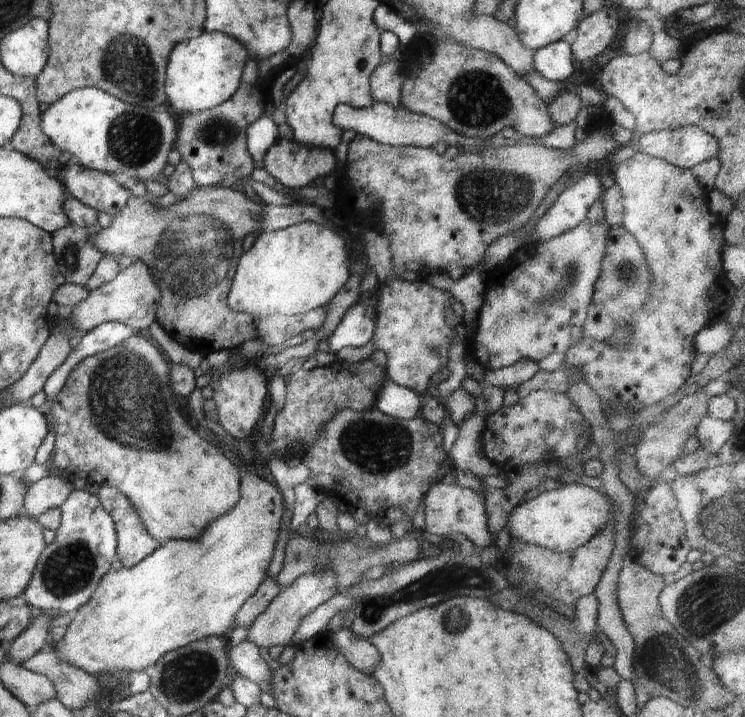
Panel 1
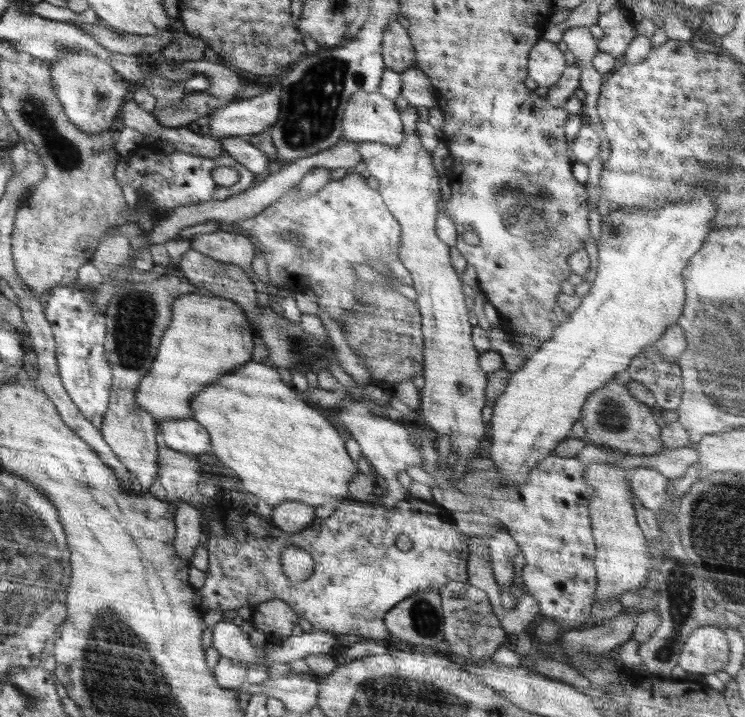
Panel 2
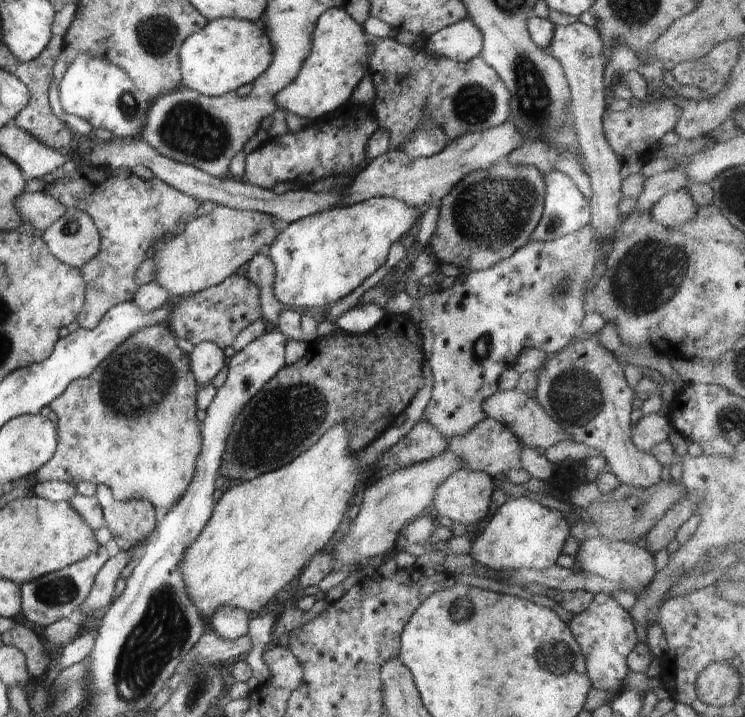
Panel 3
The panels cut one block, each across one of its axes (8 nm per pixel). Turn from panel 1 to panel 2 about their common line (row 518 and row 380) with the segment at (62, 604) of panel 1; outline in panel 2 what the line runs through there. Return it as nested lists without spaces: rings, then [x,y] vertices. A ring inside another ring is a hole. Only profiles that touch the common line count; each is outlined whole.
[[[54,287],[43,310],[50,323],[55,340],[58,374],[63,387],[79,411],[99,431],[109,405],[113,376],[103,347],[107,328],[105,316],[100,313],[91,293],[80,291],[83,287]]]

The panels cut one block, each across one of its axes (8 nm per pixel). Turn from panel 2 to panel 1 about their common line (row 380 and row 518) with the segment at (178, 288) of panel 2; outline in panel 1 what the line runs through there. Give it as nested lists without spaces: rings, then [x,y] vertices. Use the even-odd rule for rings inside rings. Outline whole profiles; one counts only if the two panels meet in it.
[[[102,485],[95,494],[113,518],[117,534],[115,558],[132,568],[161,544],[148,534],[132,501],[112,485]]]

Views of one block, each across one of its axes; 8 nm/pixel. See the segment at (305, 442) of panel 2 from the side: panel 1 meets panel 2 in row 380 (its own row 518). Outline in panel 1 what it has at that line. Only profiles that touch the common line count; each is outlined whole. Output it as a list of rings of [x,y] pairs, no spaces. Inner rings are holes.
[[[247,473],[244,476],[239,484],[238,504],[214,520],[198,540],[167,540],[132,568],[110,569],[100,579],[89,601],[71,615],[64,638],[55,644],[59,657],[97,678],[102,672],[113,673],[122,668],[138,672],[167,652],[184,648],[194,640],[211,636],[227,639],[236,626],[234,618],[238,610],[256,594],[266,578],[282,514],[286,510],[283,496],[274,483],[266,480],[264,475]]]

